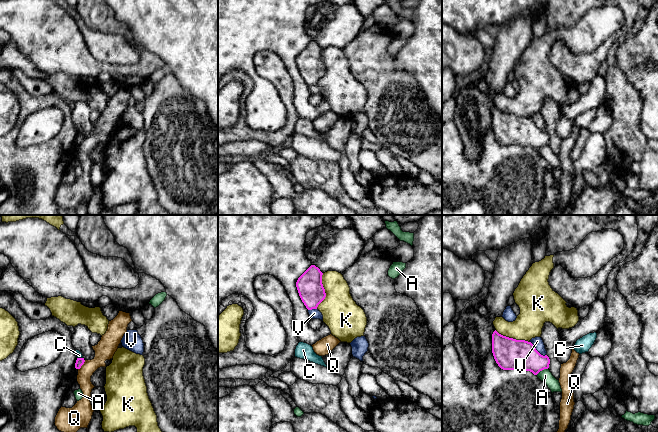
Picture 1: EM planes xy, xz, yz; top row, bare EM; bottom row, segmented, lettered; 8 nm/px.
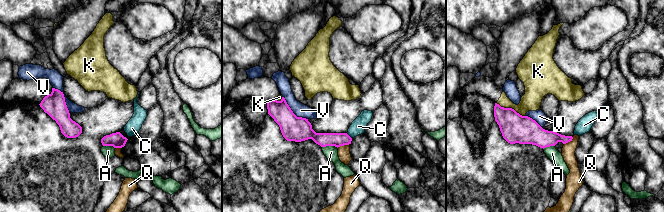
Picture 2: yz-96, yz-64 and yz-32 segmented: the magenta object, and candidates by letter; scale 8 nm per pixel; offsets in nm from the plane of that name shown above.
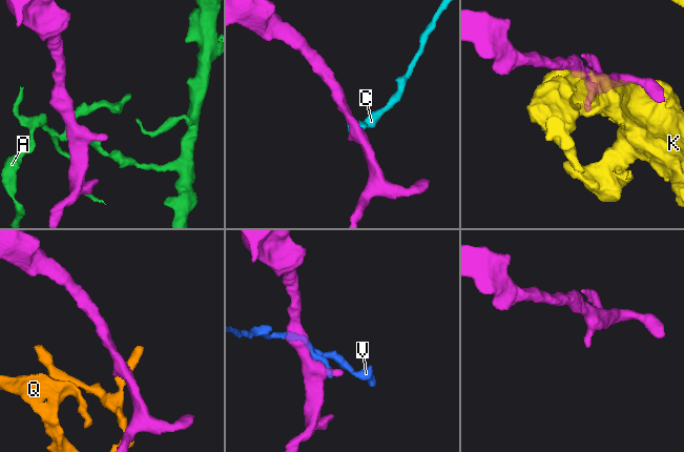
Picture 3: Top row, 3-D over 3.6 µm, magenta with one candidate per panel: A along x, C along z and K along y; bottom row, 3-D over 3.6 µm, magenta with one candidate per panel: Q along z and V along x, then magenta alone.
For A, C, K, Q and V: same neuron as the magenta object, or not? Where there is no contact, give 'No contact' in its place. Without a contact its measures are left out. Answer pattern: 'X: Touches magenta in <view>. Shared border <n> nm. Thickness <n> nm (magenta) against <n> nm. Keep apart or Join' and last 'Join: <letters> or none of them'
A: Touches magenta in yz. Shared border 110 nm. Thickness 240 nm (magenta) against 100 nm. Keep apart
C: Touches magenta in xy. Shared border 50 nm. Thickness 60 nm (magenta) against 50 nm. Keep apart
K: Touches magenta in xz. Shared border 300 nm. Thickness 200 nm (magenta) against 300 nm. Keep apart
Q: Touches magenta in xy. Shared border 100 nm. Thickness 60 nm (magenta) against 160 nm. Keep apart
V: Touches magenta in yz. Shared border 170 nm. Thickness 260 nm (magenta) against 80 nm. Keep apart
Join: none of them

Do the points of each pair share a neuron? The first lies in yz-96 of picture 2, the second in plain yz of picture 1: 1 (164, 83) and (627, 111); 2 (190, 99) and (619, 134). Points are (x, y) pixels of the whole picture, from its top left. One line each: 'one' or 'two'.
1: one
2: two

